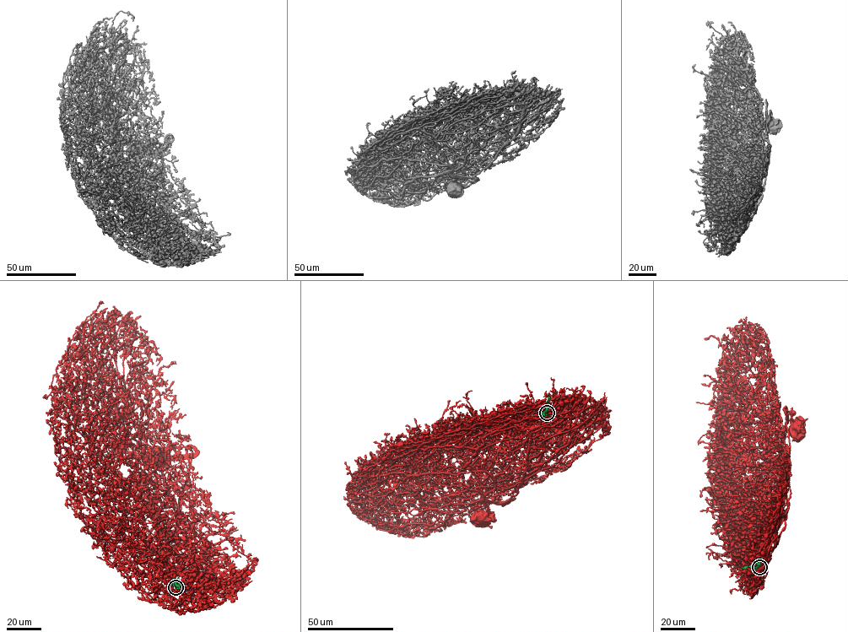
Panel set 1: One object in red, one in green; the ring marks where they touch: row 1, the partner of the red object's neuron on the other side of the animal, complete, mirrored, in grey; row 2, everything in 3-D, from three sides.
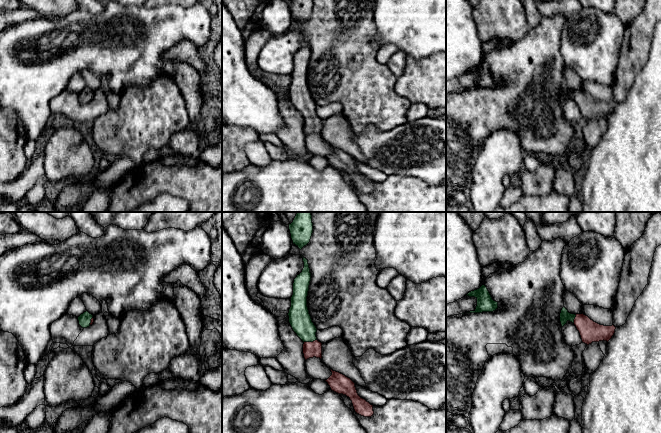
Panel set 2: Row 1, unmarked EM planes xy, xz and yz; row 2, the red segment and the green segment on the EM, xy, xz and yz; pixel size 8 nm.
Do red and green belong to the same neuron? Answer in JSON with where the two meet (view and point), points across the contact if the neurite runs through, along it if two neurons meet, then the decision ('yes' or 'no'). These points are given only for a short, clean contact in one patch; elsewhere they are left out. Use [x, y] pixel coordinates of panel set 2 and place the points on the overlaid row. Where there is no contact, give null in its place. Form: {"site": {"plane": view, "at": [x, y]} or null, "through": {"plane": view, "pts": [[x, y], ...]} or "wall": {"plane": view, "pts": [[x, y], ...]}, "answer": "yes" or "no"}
{"site": {"plane": "xz", "at": [310, 342]}, "answer": "yes"}

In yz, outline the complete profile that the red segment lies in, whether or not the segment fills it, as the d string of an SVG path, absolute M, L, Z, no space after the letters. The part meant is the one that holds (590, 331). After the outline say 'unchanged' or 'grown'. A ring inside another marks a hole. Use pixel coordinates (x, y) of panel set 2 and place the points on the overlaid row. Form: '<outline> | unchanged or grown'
M563 307L560 313L562 327L568 322L572 322L580 333L582 342L589 345L592 342L609 341L615 333L616 327L600 325L588 316L582 314L571 314Z | grown

